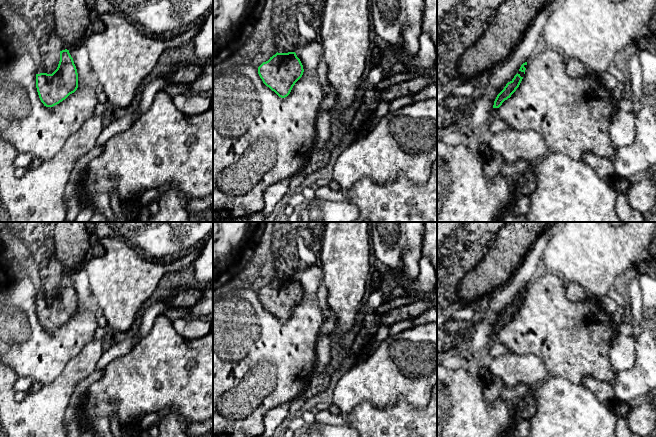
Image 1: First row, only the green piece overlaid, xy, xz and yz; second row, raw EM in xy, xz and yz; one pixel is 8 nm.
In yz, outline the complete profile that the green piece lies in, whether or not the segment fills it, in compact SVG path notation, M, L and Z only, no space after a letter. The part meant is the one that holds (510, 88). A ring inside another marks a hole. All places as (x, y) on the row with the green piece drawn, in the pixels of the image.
M516 74L514 78L506 84L504 89L497 95L493 108L499 108L502 103L511 97L511 95L516 91L516 89L519 87L523 77L520 76L520 74Z

